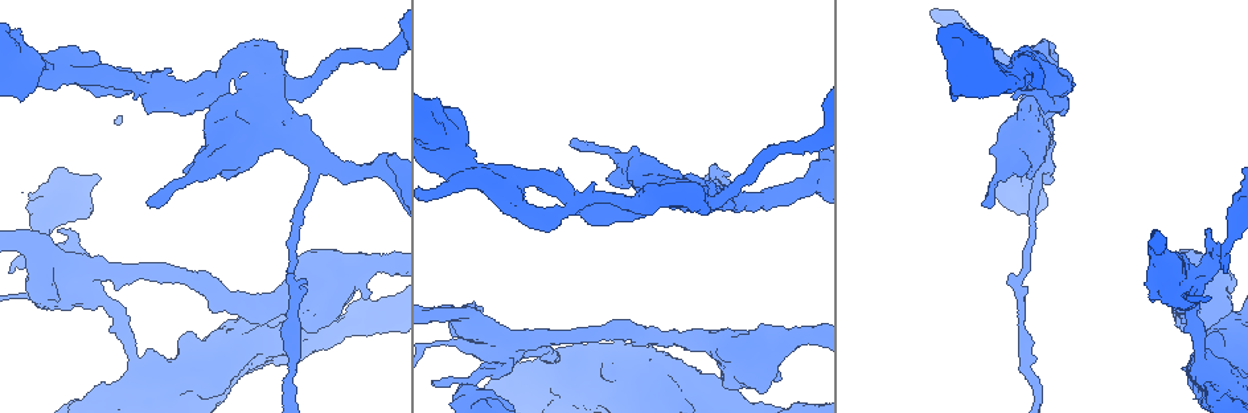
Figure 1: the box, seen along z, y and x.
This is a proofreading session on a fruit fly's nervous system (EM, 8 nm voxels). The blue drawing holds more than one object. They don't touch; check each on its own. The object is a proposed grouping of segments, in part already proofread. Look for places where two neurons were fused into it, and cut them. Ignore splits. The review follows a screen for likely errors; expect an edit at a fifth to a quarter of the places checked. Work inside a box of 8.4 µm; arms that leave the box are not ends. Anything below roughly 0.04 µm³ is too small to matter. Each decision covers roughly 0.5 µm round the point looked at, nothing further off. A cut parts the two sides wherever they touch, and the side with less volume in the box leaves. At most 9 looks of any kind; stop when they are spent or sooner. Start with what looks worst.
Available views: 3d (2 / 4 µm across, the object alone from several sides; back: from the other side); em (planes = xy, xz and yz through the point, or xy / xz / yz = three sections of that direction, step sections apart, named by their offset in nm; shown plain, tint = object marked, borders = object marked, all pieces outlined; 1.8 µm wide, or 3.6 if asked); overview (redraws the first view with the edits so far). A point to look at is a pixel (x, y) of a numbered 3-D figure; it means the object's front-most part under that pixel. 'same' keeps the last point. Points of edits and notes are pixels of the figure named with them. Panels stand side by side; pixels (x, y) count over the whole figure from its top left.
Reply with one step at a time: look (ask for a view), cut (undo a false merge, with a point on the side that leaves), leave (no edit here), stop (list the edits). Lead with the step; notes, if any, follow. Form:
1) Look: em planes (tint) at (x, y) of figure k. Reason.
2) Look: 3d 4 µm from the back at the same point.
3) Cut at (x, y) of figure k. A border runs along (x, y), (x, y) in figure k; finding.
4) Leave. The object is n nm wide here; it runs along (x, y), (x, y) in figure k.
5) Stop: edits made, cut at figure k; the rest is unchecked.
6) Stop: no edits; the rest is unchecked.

Look: 3d 4 µm at (494, 187) of figure 1. Arms part here.

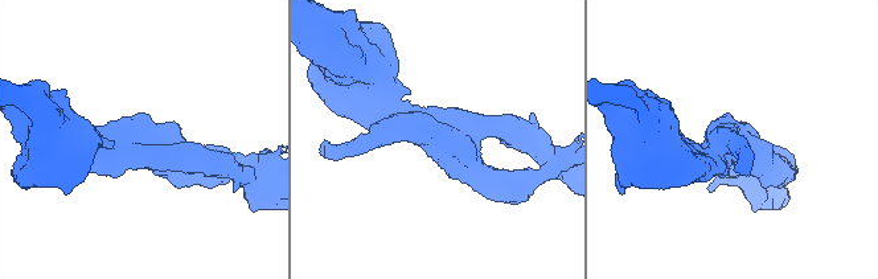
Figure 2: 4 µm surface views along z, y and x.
Look: em planes (tint) at (143, 145) of figure 2. 3 arms meet here; the arms are 280, 300, 380 nm wide.

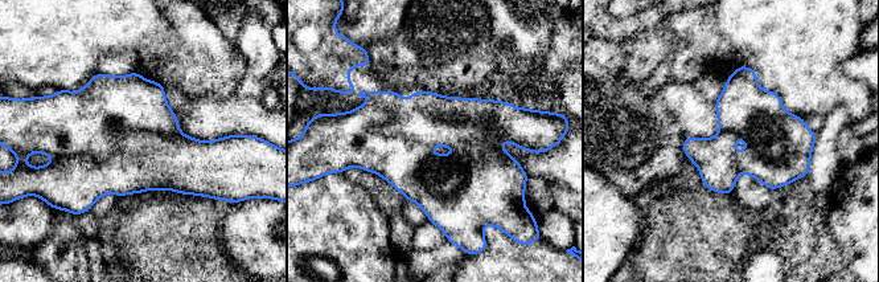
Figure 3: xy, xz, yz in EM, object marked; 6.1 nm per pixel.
Leave. All the same neuron.

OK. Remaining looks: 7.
Look: em 3.6 µm planes (tint) at (508, 347) of figure 1.

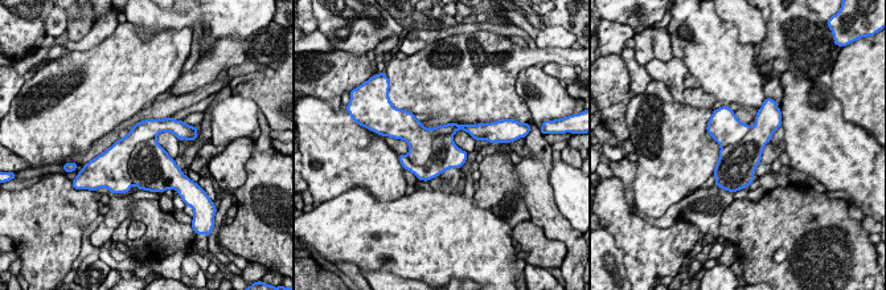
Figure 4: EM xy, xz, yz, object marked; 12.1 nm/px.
Cut at (419, 139) of figure 4. Two neurons meet here.

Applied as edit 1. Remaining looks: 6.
Look: em planes (tint) at (311, 151) of figure 1.

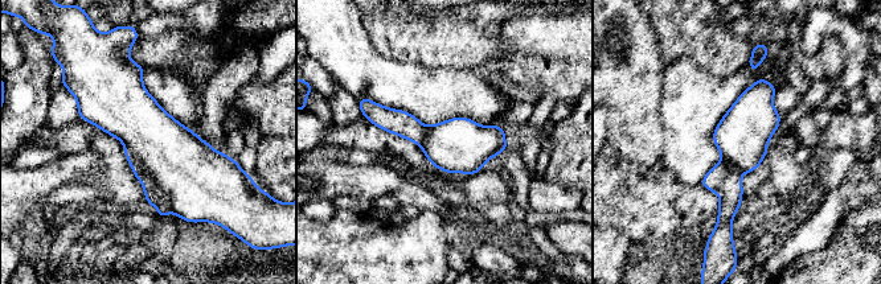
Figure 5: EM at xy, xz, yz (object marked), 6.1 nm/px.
Cut at (155, 196) of figure 5. The object is 320 nm wide here; the part that leaves runs along (130, 156), (163, 213) in figure 5; a second neuron is stuck on.

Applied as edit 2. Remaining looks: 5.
Look: overview.

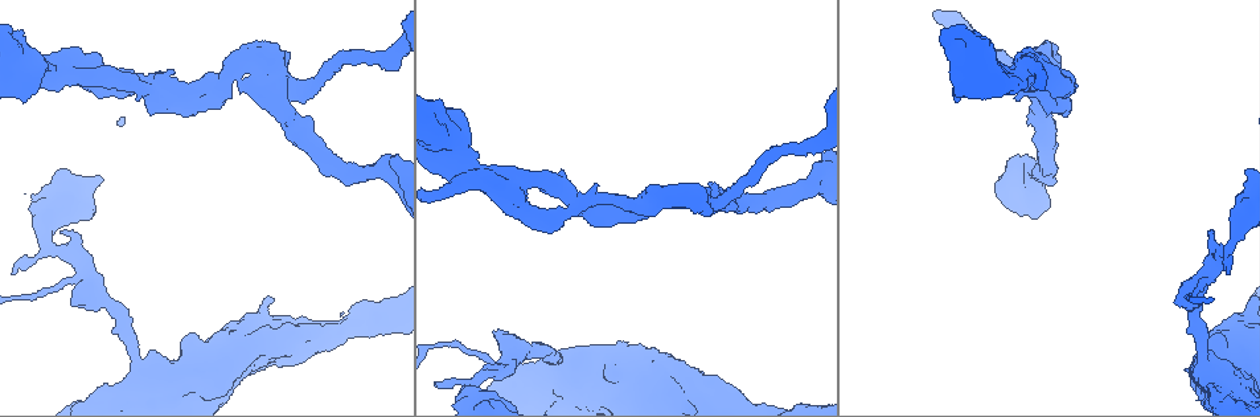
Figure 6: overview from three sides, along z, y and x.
Look: em planes (tint) at (615, 201) of figure 6. Closes a loop.

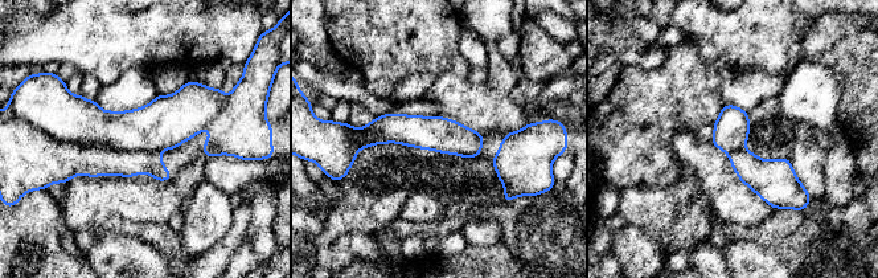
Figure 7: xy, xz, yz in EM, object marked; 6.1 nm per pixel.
Leave. It runs along (360, 134), (437, 133), (479, 146) in figure 7; all the same neuron.

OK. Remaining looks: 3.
Stop: edits made, cut at figure 4, cut at figure 5; the rest is unchecked.

